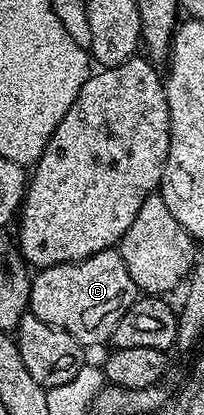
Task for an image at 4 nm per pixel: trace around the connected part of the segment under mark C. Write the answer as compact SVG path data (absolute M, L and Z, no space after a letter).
M119 249L103 250L81 262L67 262L45 266L35 271L28 301L30 313L46 324L62 328L74 336L85 348L107 343L112 337L118 320L134 304L138 291Z

